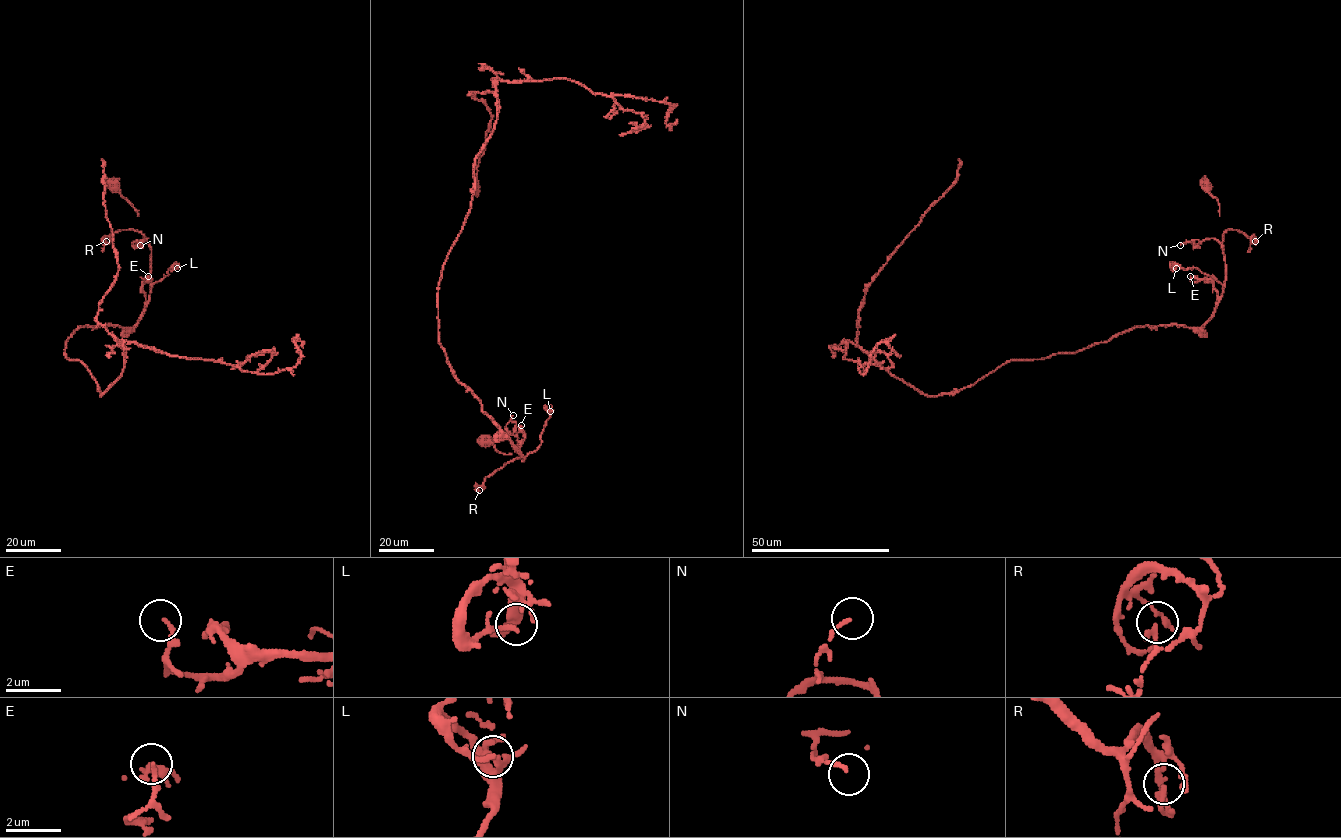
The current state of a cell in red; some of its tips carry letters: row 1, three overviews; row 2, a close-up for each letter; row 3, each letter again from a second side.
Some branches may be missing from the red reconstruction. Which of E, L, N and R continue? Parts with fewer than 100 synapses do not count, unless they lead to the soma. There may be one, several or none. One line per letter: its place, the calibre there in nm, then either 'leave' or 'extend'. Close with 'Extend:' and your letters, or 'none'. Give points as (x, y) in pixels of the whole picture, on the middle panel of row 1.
E: place (521, 425); calibre 130 nm; leave
L: place (550, 411); calibre 120 nm; leave
N: place (513, 415); calibre 120 nm; leave
R: place (479, 490); calibre 200 nm; leave
Extend: none

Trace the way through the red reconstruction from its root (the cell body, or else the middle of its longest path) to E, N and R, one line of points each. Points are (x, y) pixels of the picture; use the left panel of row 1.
E: (113, 185), (137, 213), (138, 230), (151, 250), (147, 302), (142, 286), (151, 279), (146, 282), (148, 276)
N: (113, 185), (138, 214), (138, 230), (147, 242), (145, 238), (138, 240), (140, 245)
R: (113, 185), (137, 213), (138, 230), (119, 230), (110, 238), (104, 236), (101, 242), (106, 241)

